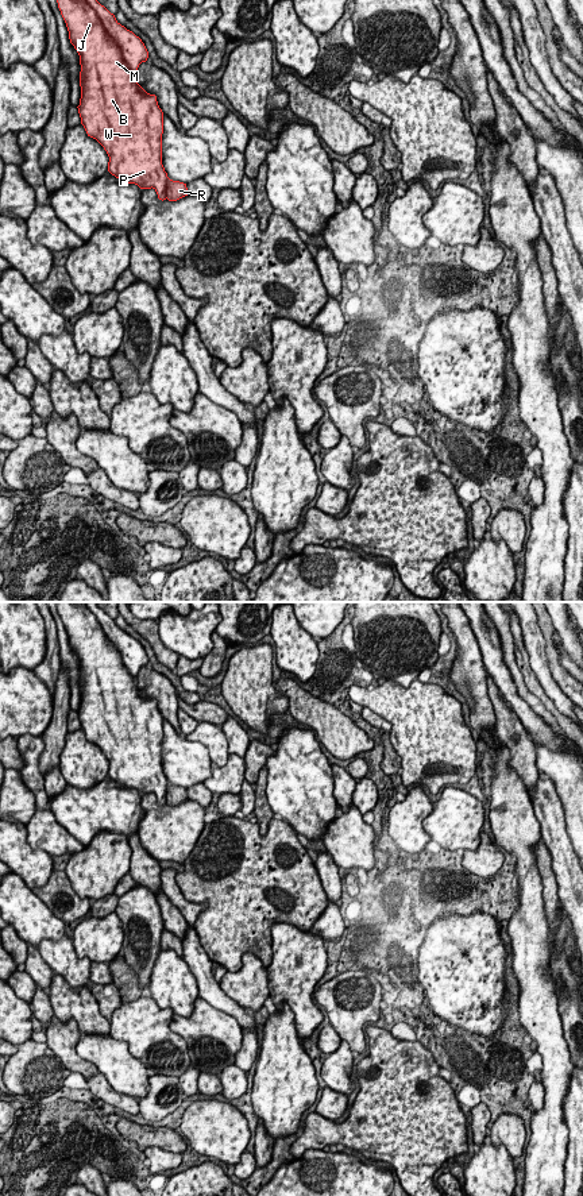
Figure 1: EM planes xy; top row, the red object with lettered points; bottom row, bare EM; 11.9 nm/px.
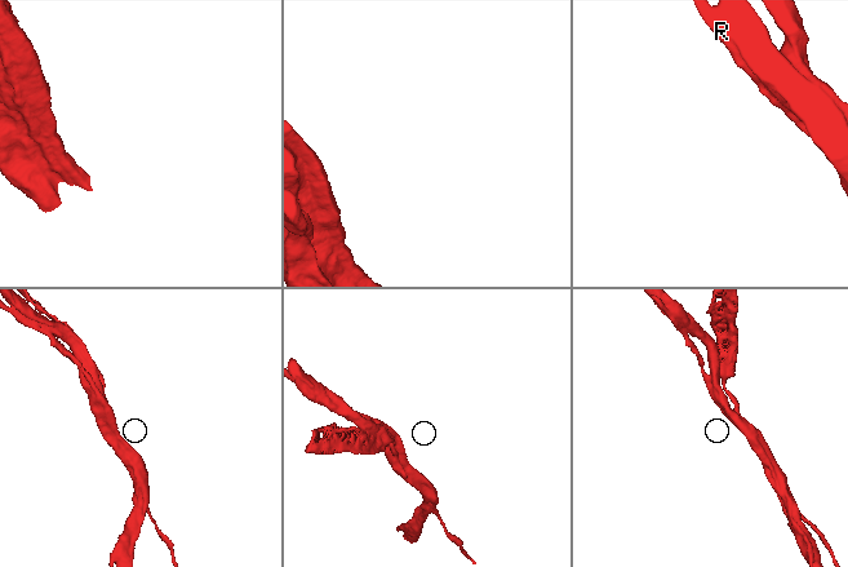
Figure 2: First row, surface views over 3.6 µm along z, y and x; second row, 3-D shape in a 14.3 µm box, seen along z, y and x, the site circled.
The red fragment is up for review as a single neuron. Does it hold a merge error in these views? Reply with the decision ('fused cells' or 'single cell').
fused cells

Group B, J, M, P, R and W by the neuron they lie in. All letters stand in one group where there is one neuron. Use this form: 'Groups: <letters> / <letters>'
Groups: B J M P W / R

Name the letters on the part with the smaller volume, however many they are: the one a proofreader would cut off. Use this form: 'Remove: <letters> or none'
Remove: R

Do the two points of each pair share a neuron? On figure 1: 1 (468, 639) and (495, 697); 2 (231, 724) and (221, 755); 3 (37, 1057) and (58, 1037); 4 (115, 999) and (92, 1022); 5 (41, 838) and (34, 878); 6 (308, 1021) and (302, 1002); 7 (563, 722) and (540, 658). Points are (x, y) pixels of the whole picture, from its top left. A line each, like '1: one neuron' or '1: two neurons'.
1: two neurons
2: two neurons
3: two neurons
4: two neurons
5: two neurons
6: one neuron
7: two neurons

